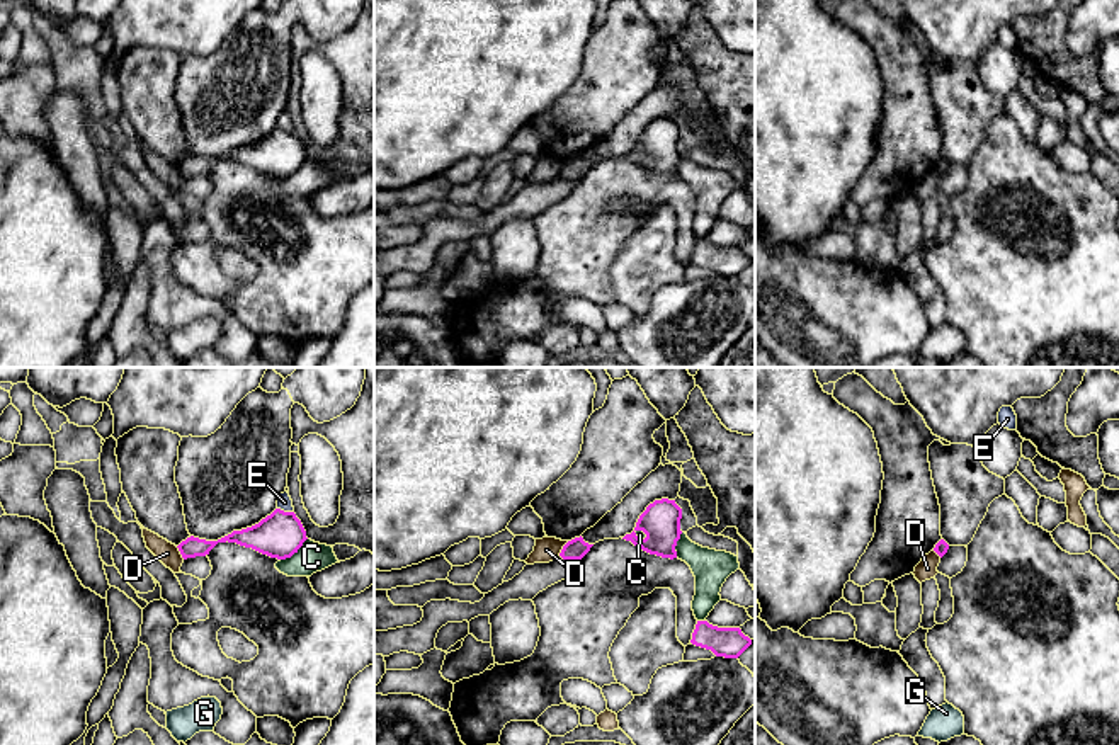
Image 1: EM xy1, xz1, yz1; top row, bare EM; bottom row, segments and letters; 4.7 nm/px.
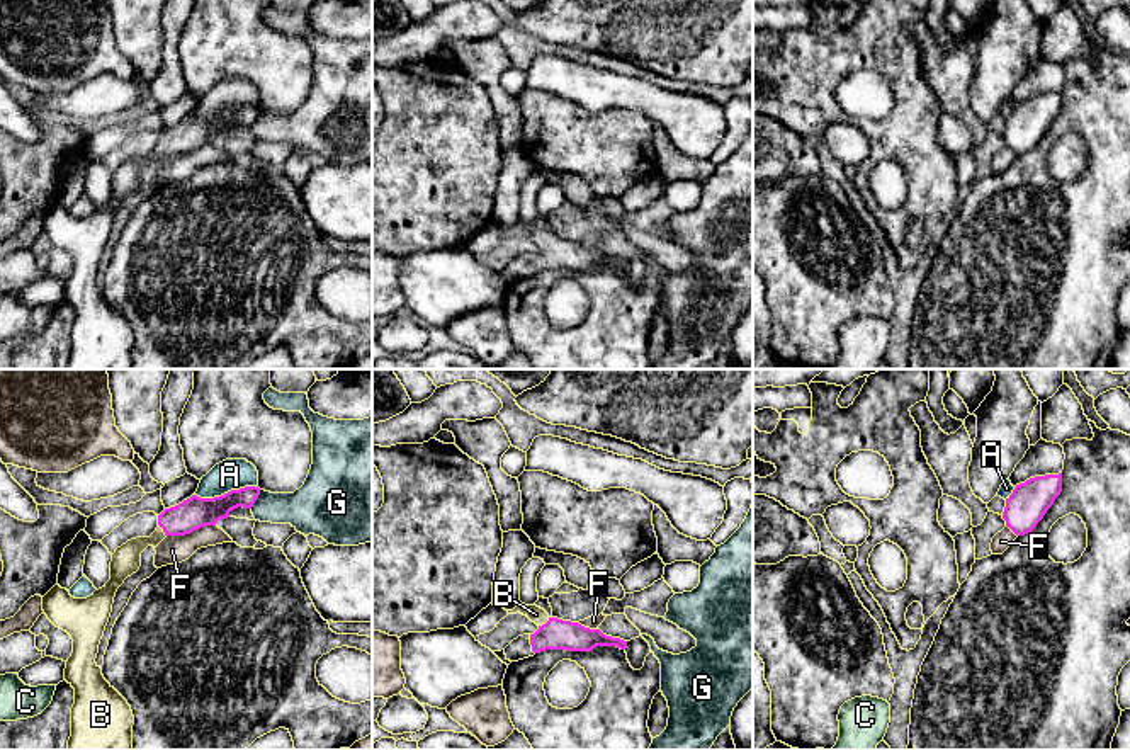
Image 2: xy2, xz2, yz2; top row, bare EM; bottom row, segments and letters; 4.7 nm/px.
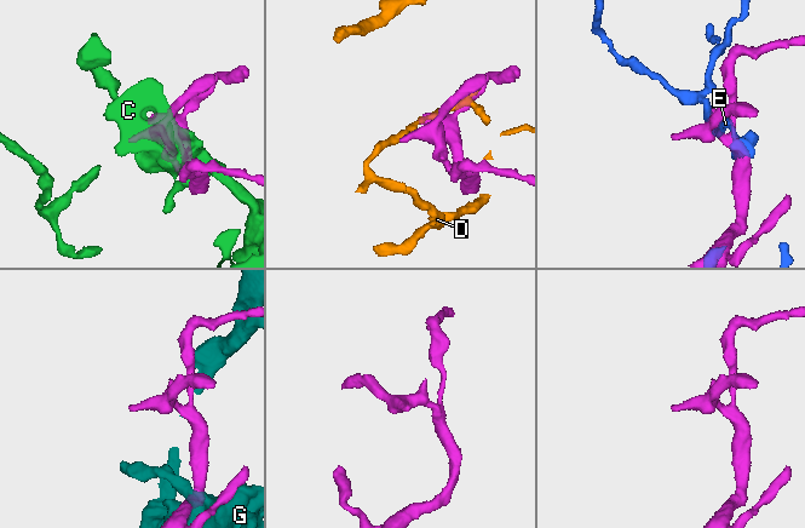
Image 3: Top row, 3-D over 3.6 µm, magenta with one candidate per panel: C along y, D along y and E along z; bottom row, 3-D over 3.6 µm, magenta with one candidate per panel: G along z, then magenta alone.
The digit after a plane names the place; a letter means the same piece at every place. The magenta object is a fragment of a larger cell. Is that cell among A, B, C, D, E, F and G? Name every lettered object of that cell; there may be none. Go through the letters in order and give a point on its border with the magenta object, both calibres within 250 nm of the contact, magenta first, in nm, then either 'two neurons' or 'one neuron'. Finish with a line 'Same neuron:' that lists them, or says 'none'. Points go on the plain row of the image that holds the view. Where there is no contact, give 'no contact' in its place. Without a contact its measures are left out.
A: contact xy2 (228, 111); calibres 150 and 140 nm; two neurons
B: contact xz2 (546, 242); calibres 140 and 80 nm; one neuron
C: contact xy1 (295, 170); calibres 220 and 150 nm; two neurons
D: contact xz1 (563, 167); calibres 100 and 120 nm; two neurons
E: contact xy1 (286, 131); calibres 220 and 70 nm; two neurons
F: contact xy2 (191, 150); calibres 150 and 140 nm; two neurons
G: contact xy2 (257, 116); calibres 130 and 220 nm; two neurons
Same neuron: B

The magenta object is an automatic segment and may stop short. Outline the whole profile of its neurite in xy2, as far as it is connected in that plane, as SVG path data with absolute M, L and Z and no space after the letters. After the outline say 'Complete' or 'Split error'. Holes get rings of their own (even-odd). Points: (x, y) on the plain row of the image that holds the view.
M258 105L231 109L221 116L192 114L158 134L158 146L150 156L136 156L116 168L110 199L87 218L75 218L54 204L42 216L48 238L73 259L65 299L75 308L71 327L71 355L68 369L133 369L134 335L127 320L104 298L95 282L99 264L109 241L117 207L141 185L141 172L156 167L167 155L185 155L228 138L229 131L251 128Z. Split error

